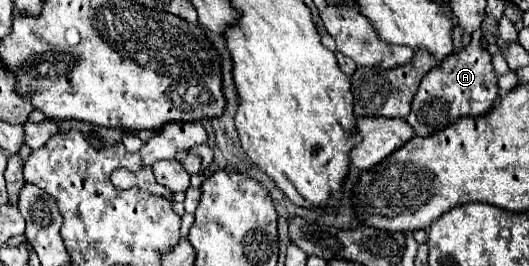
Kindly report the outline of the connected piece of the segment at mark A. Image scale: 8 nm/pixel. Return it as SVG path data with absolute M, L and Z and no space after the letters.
M476 30L472 34L472 42L466 48L446 58L440 66L432 68L424 76L418 94L412 102L412 112L406 118L406 122L414 128L414 132L418 136L430 136L444 130L446 126L454 124L464 116L478 118L488 114L498 98L496 72L490 60L492 56L488 54L488 50L482 48L482 30Z

